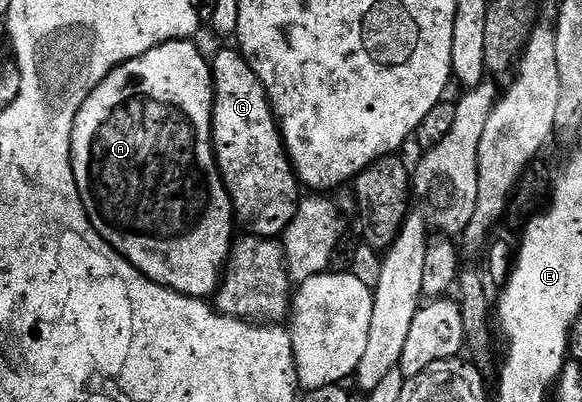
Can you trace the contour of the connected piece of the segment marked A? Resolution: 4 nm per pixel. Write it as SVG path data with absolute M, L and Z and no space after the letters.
M192 39L168 40L165 44L147 50L147 54L113 68L111 74L107 74L107 78L99 82L96 90L90 92L75 118L71 134L71 159L73 159L77 189L94 230L127 263L134 264L148 280L154 280L164 288L175 290L184 296L209 298L216 293L223 279L223 269L229 259L229 249L235 243L235 235L233 236L235 217L229 191L225 189L221 172L217 168L217 155L213 152L213 70L207 56L204 56L193 43Z

